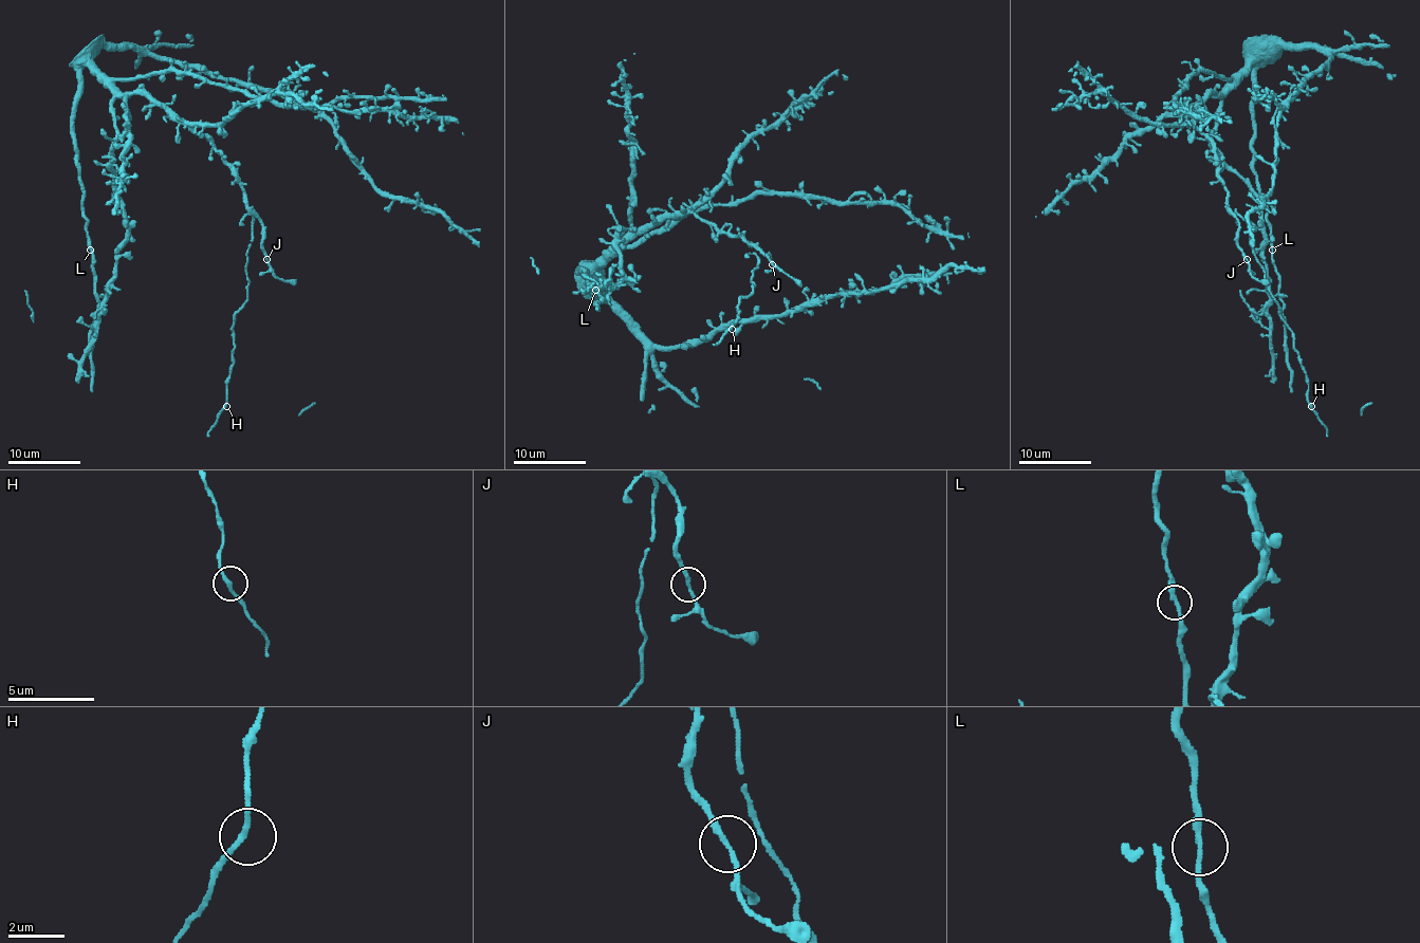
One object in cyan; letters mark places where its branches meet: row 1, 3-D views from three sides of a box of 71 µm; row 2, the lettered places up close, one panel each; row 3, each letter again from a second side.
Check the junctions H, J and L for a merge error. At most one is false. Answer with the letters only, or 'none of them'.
none of them

